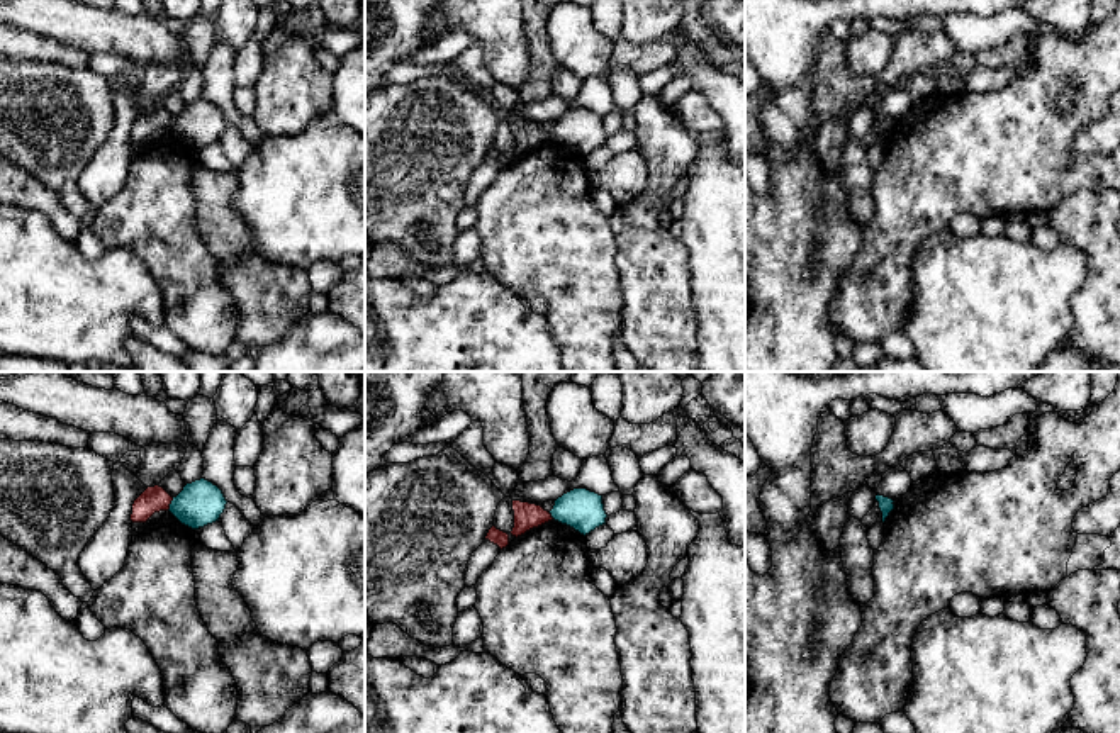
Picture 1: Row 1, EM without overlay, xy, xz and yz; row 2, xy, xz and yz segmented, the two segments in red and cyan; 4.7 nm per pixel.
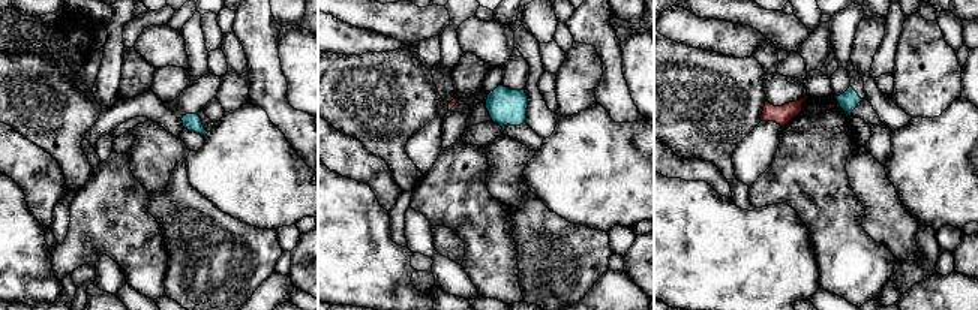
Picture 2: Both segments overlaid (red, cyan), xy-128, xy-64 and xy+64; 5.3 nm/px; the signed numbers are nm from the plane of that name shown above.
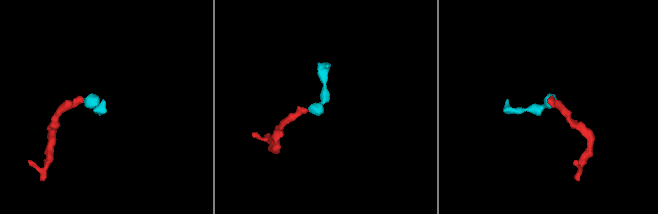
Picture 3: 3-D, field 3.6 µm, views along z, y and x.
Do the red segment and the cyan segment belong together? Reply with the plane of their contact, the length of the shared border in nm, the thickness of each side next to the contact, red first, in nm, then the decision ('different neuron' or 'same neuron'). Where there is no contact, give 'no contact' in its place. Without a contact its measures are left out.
contact in xy; length 70 nm; calibres 120 and 220 nm; different neuron

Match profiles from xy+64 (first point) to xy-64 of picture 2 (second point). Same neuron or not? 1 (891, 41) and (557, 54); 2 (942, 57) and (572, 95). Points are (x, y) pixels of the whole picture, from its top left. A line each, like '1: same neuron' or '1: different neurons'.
1: same neuron
2: same neuron

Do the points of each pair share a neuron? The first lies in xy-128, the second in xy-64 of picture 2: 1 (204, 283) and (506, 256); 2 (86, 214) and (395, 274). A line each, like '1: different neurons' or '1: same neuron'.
1: different neurons
2: different neurons

